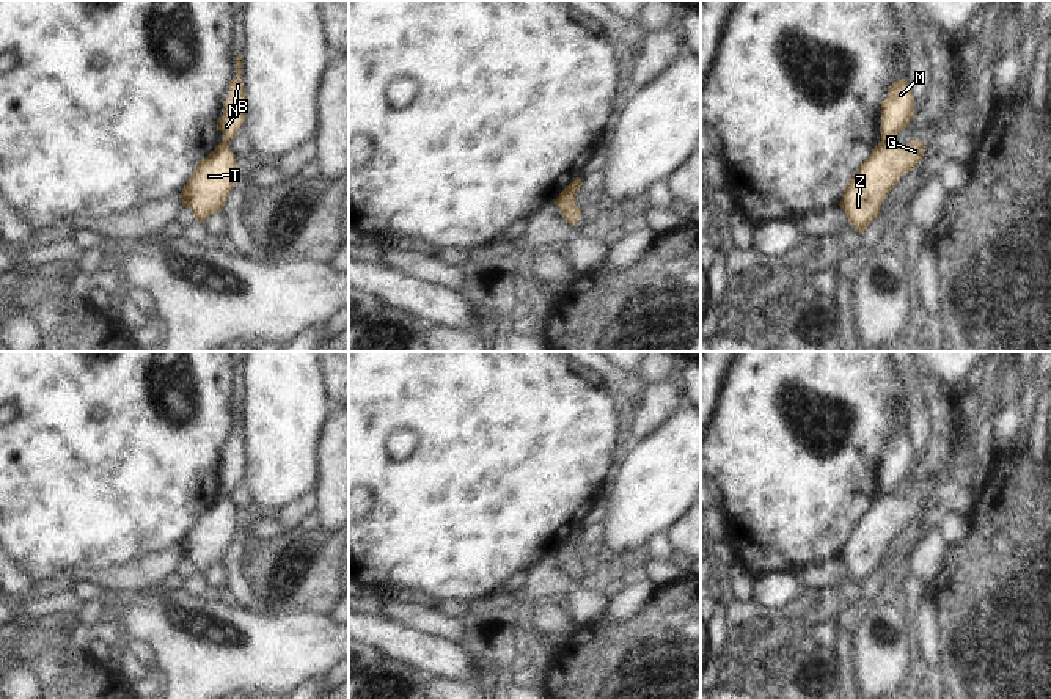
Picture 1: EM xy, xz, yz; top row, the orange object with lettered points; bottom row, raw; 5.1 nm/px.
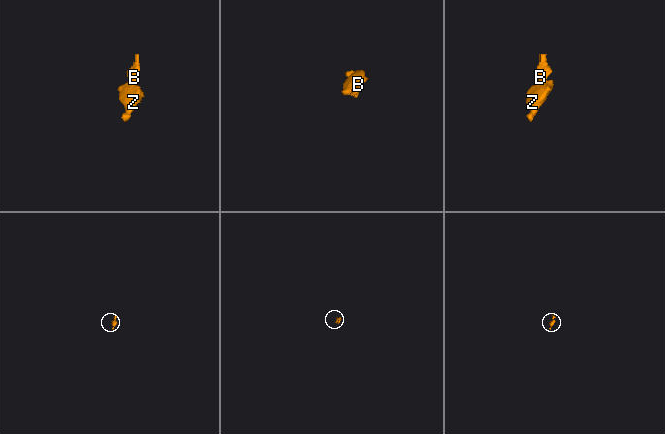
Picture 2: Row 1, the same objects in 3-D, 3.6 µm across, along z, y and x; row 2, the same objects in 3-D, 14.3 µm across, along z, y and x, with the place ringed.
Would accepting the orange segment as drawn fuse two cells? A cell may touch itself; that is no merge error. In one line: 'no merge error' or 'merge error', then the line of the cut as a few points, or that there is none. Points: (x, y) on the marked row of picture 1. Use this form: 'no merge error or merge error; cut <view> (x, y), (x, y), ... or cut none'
merge error; cut yz (882, 142), (891, 143)

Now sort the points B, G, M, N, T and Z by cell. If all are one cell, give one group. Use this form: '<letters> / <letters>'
B M N / G T Z

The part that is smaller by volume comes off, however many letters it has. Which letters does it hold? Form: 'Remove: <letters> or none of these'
Remove: B, M, N

